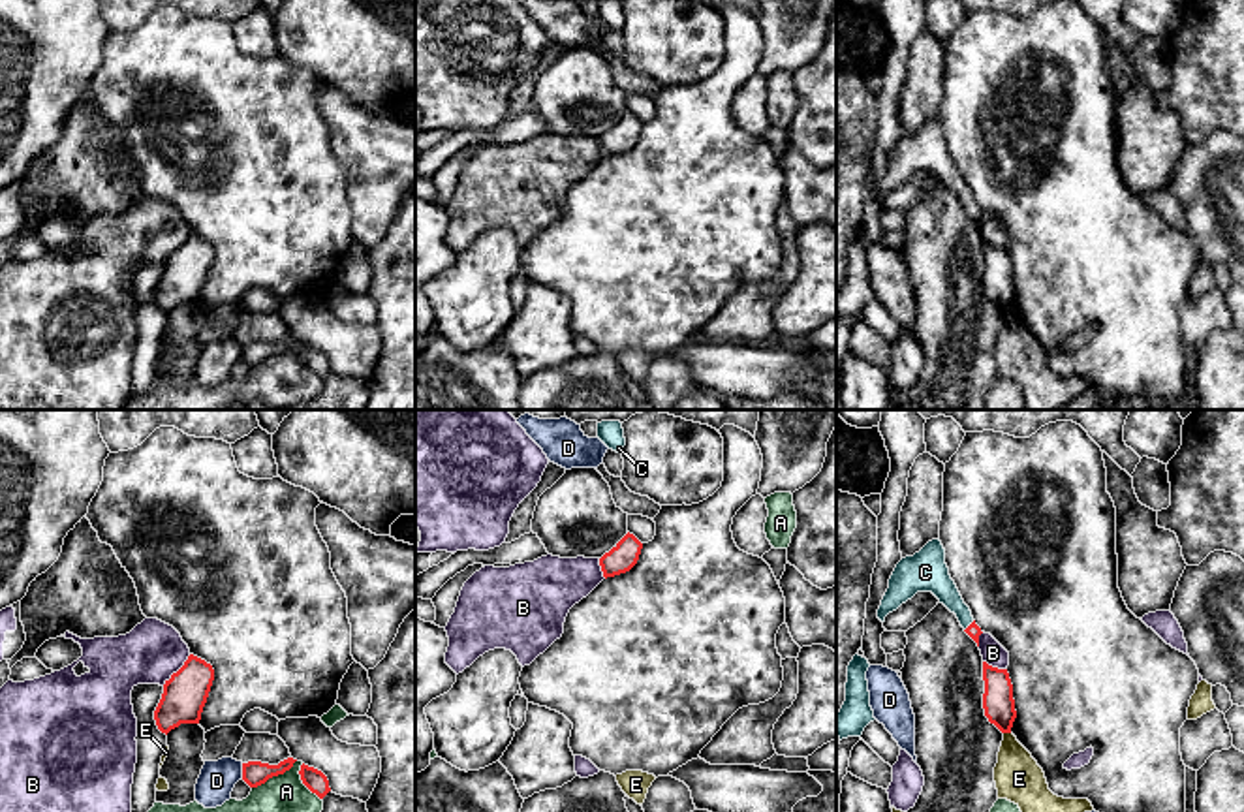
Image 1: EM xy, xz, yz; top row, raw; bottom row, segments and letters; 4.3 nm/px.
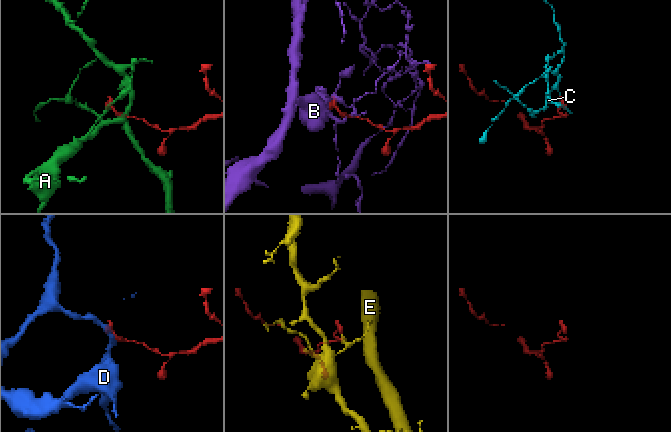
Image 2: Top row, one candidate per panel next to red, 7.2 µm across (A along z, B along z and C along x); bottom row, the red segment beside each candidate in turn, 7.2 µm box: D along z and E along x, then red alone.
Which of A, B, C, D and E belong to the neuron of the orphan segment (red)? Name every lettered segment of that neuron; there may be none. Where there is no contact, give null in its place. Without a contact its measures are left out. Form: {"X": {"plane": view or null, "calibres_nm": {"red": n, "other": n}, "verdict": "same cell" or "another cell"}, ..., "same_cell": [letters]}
{"A": {"plane": "xy", "calibres_nm": {"red": 110, "other": 220}, "verdict": "another cell"}, "B": {"plane": "xy", "calibres_nm": {"red": 190, "other": 260}, "verdict": "another cell"}, "C": {"plane": "yz", "calibres_nm": {"red": 60, "other": 120}, "verdict": "same cell"}, "D": {"plane": "xy", "calibres_nm": {"red": 110, "other": 160}, "verdict": "another cell"}, "E": {"plane": "yz", "calibres_nm": {"red": 140, "other": 200}, "verdict": "another cell"}, "same_cell": ["C"]}

